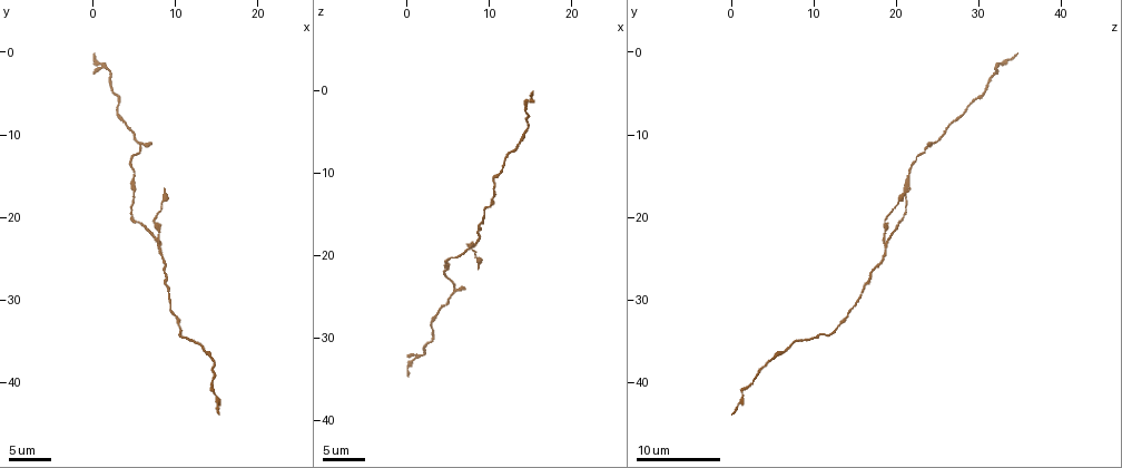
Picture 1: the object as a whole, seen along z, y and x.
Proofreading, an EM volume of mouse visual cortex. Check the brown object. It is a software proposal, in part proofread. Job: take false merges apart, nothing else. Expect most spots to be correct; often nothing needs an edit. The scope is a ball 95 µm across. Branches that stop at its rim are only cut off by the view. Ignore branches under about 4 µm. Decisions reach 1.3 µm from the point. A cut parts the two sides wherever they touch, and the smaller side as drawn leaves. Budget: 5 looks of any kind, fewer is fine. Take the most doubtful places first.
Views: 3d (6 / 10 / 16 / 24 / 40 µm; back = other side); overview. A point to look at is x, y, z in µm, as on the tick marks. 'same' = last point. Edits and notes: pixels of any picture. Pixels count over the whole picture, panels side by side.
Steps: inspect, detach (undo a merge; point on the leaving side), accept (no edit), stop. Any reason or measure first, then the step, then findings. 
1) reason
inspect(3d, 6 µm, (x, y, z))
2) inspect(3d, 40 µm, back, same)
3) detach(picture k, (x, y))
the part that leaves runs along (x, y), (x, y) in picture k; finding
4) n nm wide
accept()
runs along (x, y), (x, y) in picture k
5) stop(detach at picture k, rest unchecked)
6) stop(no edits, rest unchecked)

two arms in line, one across
inspect(3d, 10 µm, (8.0, 23.0, 19.0))

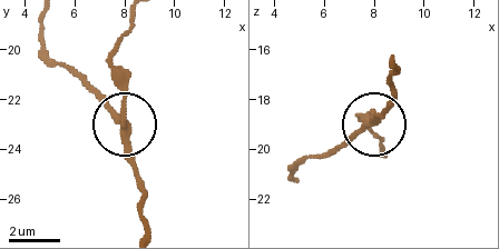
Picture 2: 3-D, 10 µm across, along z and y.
230 nm wide
detach(picture 2, (125, 98))
the part that leaves runs along (123, 132), (123, 77), (113, 51), (129, 20) in picture 2; a second neuron is stuck on

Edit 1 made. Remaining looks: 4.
inspect(overview)

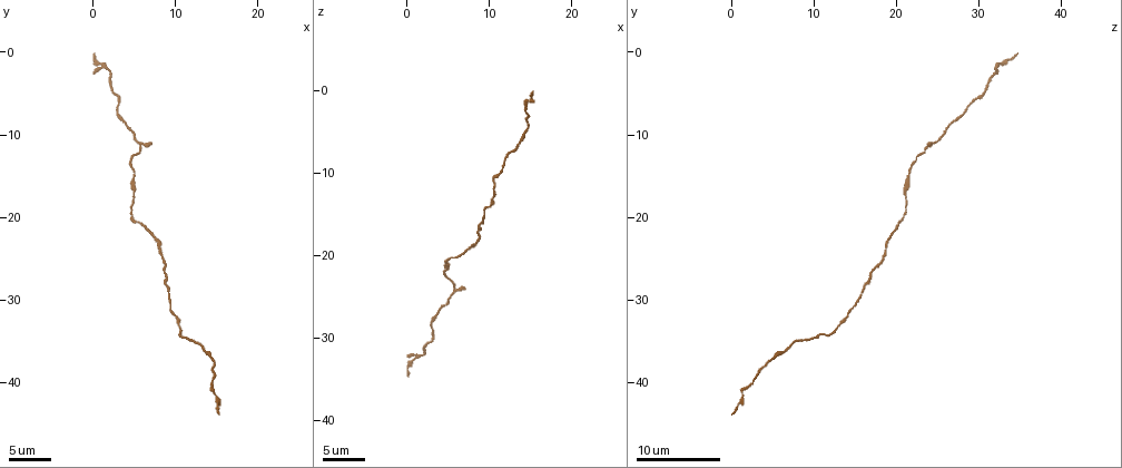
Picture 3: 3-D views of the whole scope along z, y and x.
thin neck
inspect(3d, 6 µm, (15.0, 41.5, 1.5))

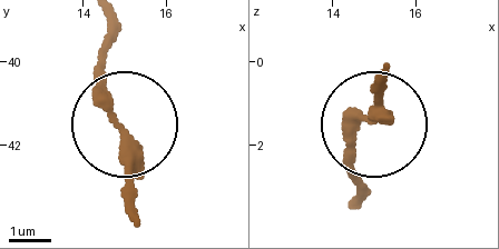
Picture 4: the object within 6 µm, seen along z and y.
3 arms
accept()
one neuron here

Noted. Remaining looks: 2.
sudden change in width
inspect(3d, 10 µm, (5.0, 14.5, 21.5))

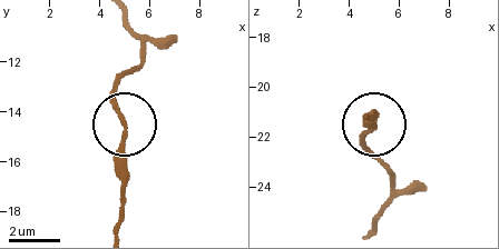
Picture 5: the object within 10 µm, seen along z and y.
accept()
runs along (117, 225), (125, 123), (115, 98), (115, 75) in picture 5; one neuron here

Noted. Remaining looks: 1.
stop(detach at picture 2, rest unchecked)

